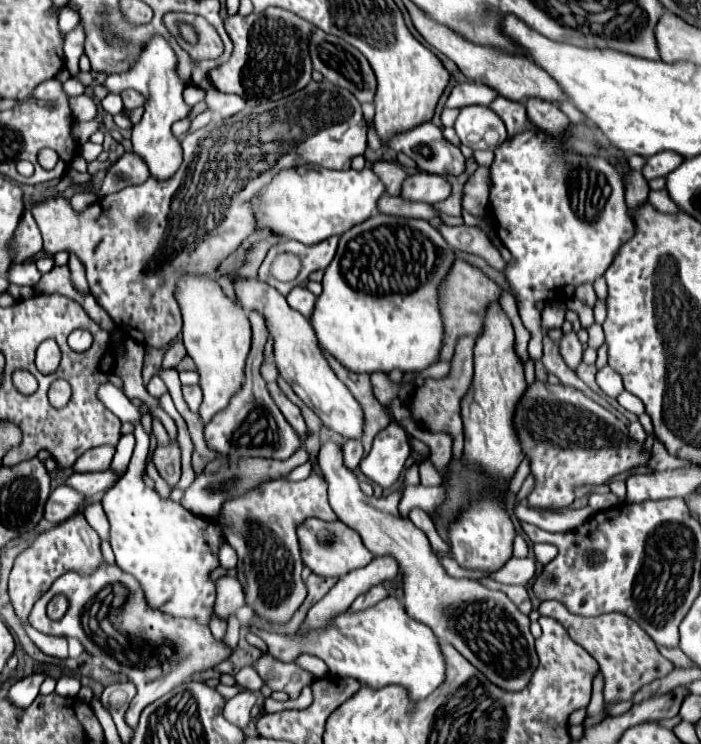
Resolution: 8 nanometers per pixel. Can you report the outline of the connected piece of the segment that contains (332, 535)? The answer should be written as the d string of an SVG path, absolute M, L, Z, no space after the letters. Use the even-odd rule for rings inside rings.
M307 519L297 527L297 539L303 563L317 575L323 577L341 577L353 569L365 567L371 563L373 555L371 551L361 543L361 537L343 521L319 521L319 519Z

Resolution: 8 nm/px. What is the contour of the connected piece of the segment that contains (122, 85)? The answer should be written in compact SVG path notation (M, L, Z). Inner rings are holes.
M157 35L147 43L147 47L139 55L139 59L131 67L131 71L121 73L121 75L109 75L103 83L107 87L107 91L112 94L120 94L125 89L137 89L139 93L145 95L143 121L139 121L133 127L131 149L137 157L141 157L145 161L145 165L149 167L149 173L153 177L157 177L159 181L165 181L167 177L177 173L179 163L183 163L181 141L171 133L171 125L177 119L187 117L191 113L191 107L183 101L181 93L183 93L185 85L177 77L175 65L177 65L177 59L175 59L173 49L169 47L169 43L163 37Z

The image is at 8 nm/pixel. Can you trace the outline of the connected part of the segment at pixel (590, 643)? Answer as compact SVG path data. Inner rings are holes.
M543 601L539 613L559 621L571 635L571 639L579 643L599 663L605 675L605 701L631 699L639 687L659 677L665 677L667 673L673 671L671 661L667 661L659 653L655 641L623 613L607 613L599 617L575 617L559 601Z

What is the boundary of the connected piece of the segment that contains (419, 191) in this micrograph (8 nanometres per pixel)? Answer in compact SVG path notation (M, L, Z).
M415 173L409 175L403 185L399 197L409 201L423 201L423 203L437 203L447 199L451 193L451 185L441 175L429 175L429 173Z

